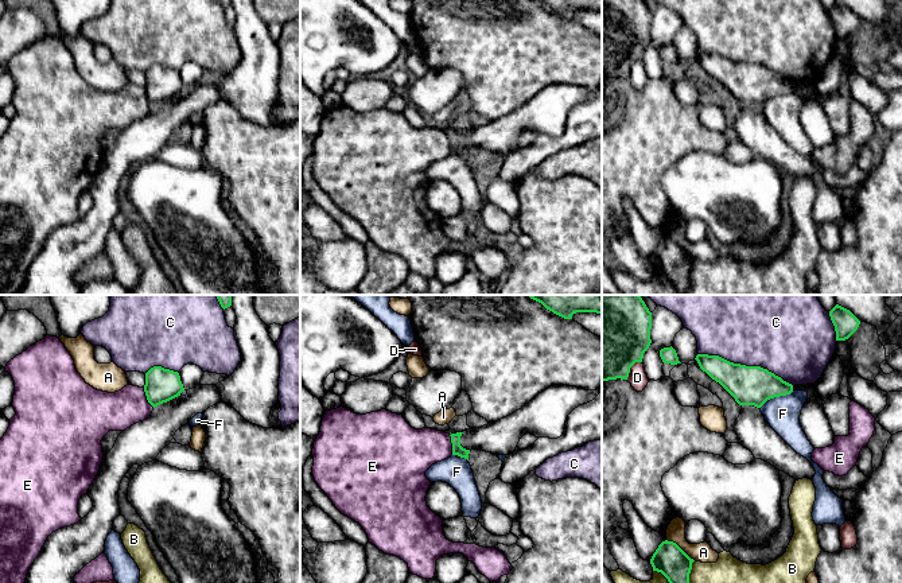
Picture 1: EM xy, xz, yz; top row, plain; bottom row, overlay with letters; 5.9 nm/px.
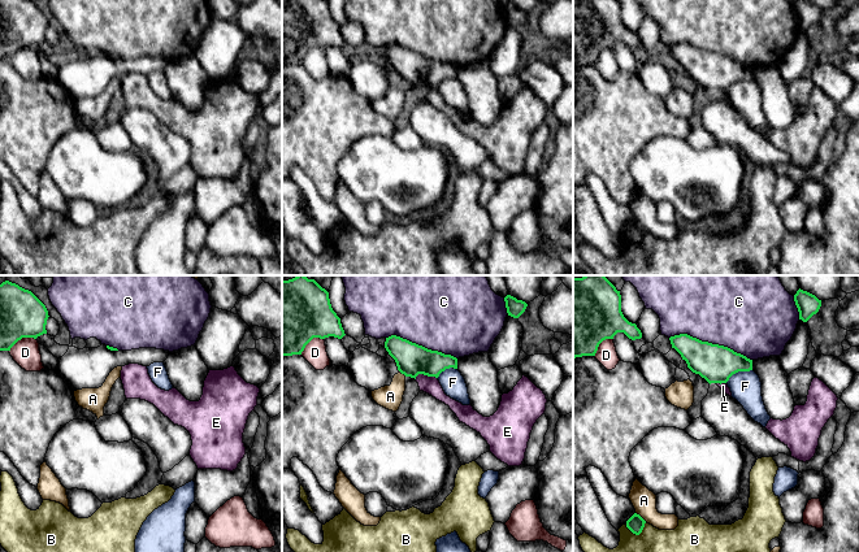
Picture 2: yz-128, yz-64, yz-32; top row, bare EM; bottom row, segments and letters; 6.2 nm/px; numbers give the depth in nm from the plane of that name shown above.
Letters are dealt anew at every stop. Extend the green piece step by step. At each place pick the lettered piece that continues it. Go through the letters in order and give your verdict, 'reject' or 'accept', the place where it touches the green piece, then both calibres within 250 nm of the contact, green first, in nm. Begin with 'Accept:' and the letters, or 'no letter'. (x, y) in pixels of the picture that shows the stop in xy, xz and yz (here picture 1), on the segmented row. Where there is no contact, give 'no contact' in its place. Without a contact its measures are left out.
Accept: no letter
A: reject; contact yz (680, 548); calibres 190 and 120 nm
B: reject; contact yz (689, 571); calibres 190 and 160 nm
C: reject; contact yz (745, 365); calibres 240 and 500 nm
D: reject; contact yz (630, 366); calibres 500 and 110 nm
E: reject; contact xy (147, 397); calibres 200 and 220 nm
F: reject; contact yz (776, 396); calibres 240 and 200 nm

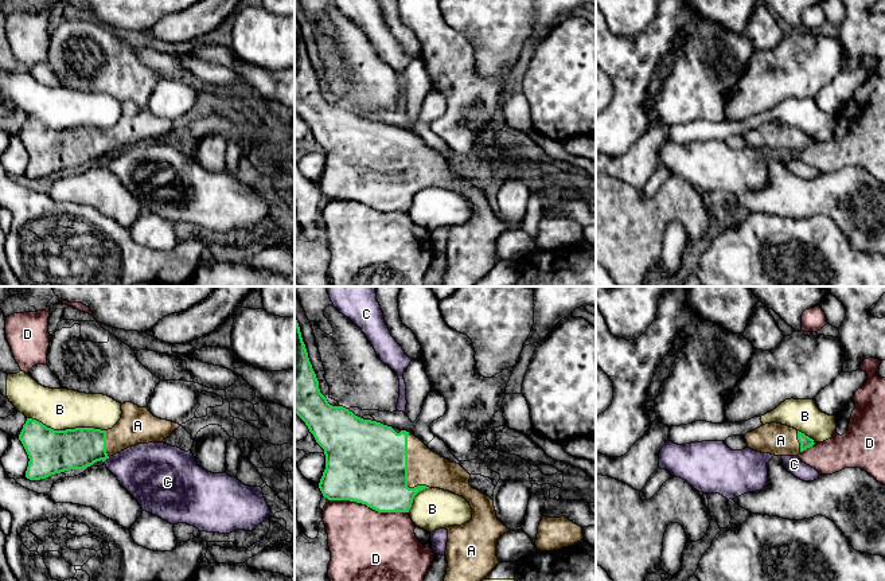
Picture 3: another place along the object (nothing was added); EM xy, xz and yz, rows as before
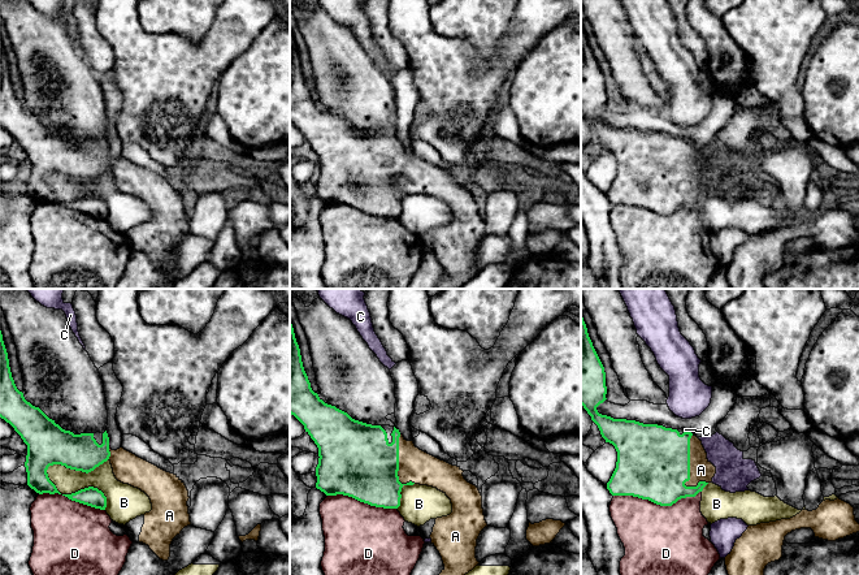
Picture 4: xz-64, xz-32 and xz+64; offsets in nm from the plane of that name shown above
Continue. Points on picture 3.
Accept: A
A: accept; contact xz (406, 471); calibres 500 and 200 nm
B: reject; contact xy (66, 429); calibres 260 and 260 nm
C: reject; contact xy (106, 457); calibres 240 and 320 nm
D: reject; contact xz (369, 506); calibres 480 and 420 nm

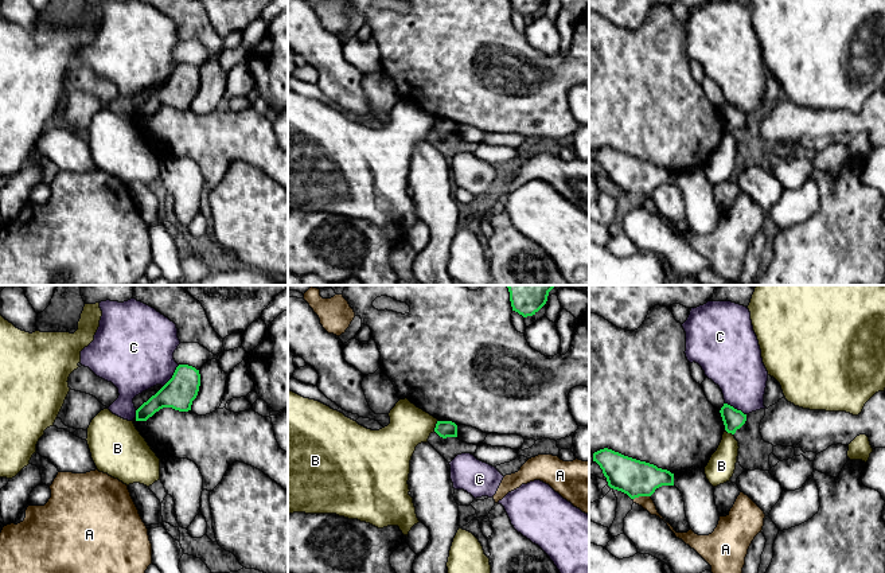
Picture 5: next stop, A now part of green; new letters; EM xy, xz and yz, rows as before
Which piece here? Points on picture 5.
Accept: no letter
A: reject; contact yz (640, 495); calibres 220 and 80 nm
B: reject; contact xz (436, 425); calibres 100 and 240 nm
C: reject; contact xy (172, 375); calibres 190 and 440 nm

